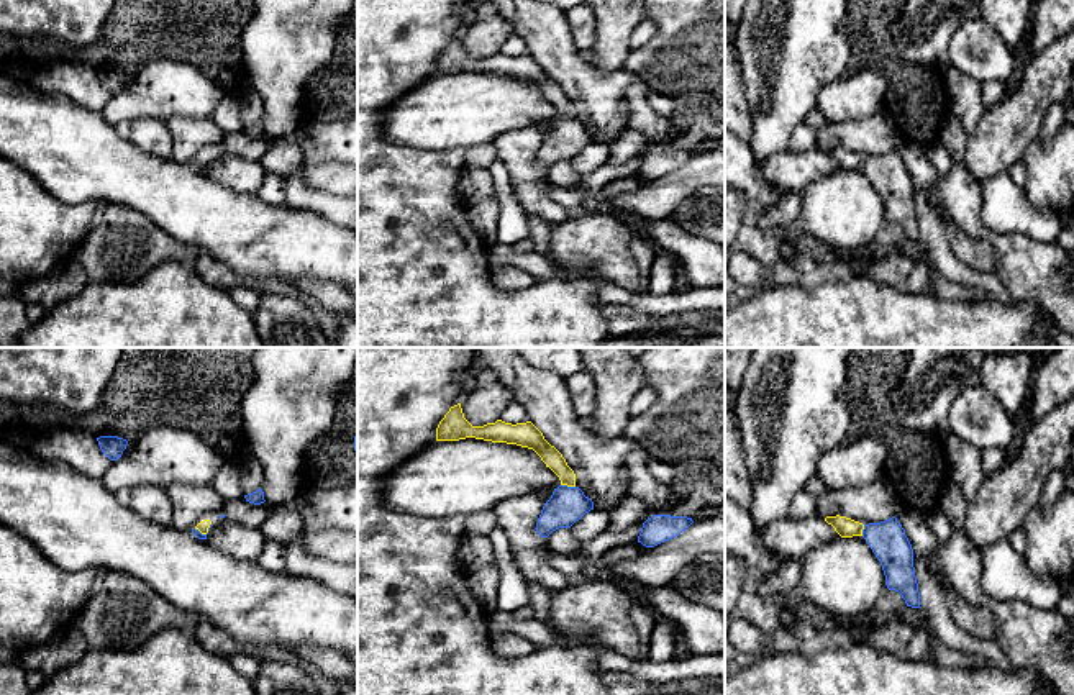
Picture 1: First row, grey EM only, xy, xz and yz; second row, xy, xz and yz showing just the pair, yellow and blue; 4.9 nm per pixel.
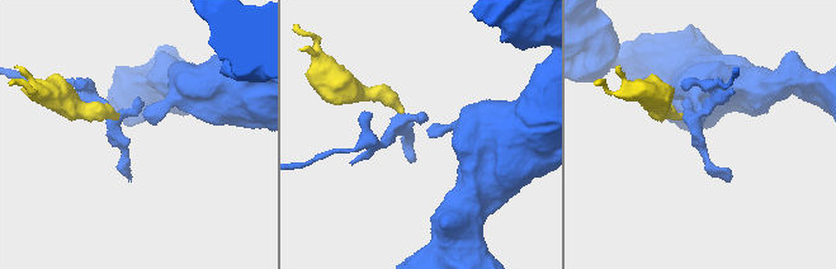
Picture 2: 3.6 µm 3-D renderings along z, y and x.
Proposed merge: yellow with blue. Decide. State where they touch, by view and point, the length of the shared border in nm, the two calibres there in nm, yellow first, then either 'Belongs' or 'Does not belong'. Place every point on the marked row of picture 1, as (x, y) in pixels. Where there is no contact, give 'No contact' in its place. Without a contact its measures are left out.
Touches yellow at xz (568, 486). Shared border 70 nm. Thickness 90 nm (yellow) against 180 nm. Does not belong

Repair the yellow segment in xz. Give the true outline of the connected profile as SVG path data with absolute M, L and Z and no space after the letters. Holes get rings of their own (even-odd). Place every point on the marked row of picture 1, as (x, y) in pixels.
M461 403L449 408L444 418L436 428L436 441L459 441L466 438L476 438L492 443L517 444L533 449L541 461L549 467L561 480L561 485L576 487L576 474L567 466L562 454L551 446L543 433L531 423L505 423L497 420L484 426L472 426L462 413Z

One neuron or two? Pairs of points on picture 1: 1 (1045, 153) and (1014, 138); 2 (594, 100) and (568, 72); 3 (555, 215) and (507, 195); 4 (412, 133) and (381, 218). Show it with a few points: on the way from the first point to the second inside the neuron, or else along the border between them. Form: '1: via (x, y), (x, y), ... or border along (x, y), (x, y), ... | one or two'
1: border along (1038, 136), (1020, 159) | two
2: via (591, 92), (576, 77) | one
3: border along (510, 189), (527, 215) | two
4: border along (382, 118), (382, 135), (387, 140), (445, 151) | two

